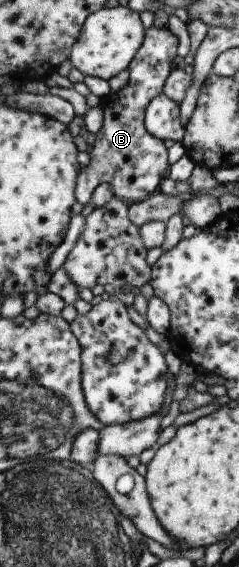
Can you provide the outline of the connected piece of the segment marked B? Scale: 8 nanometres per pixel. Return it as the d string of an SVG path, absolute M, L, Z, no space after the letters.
M165 26L148 27L143 35L140 47L128 65L126 85L118 93L100 99L103 121L94 135L94 143L85 147L89 161L79 167L74 181L74 199L83 206L90 200L92 191L102 183L110 185L112 195L126 205L143 201L160 190L169 169L164 143L147 133L142 121L146 105L162 92L164 81L170 74L170 65L177 56L178 39Z

